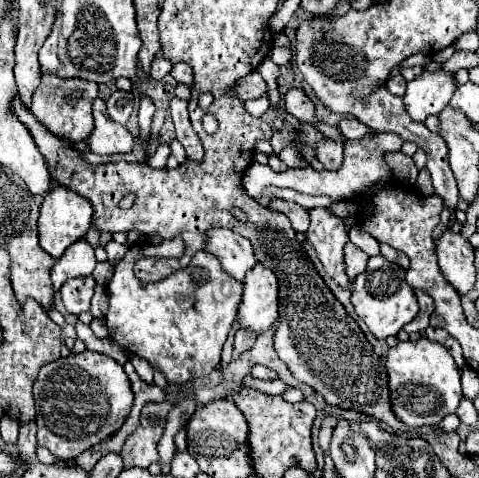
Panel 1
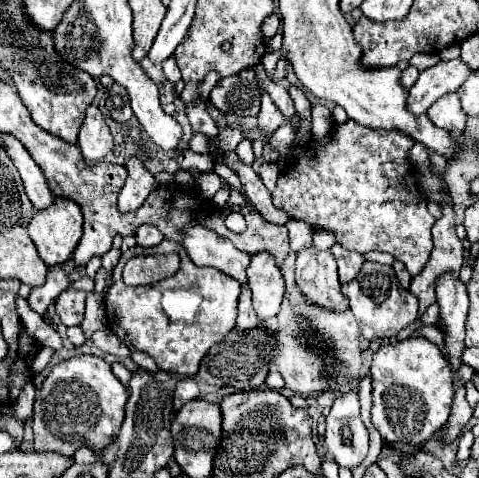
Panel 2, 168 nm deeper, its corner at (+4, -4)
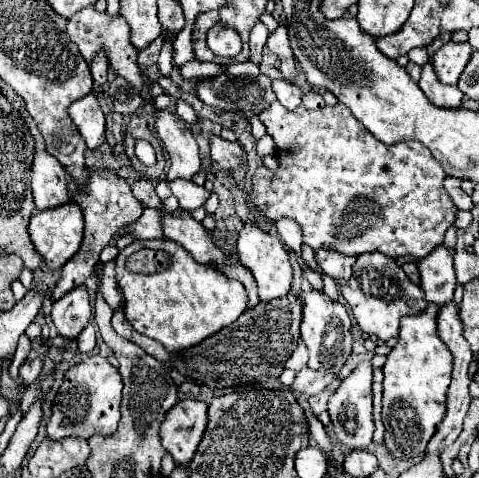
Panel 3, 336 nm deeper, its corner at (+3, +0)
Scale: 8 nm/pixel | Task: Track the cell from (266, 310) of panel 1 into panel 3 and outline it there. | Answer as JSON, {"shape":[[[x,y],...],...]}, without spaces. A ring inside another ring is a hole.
{"shape":[[[246,223],[244,229],[240,231],[236,253],[240,257],[240,263],[244,263],[244,267],[248,267],[252,271],[252,275],[258,283],[258,295],[262,301],[270,301],[280,295],[288,295],[290,285],[292,285],[290,255],[284,249],[284,243],[276,235],[270,235],[270,233],[262,231],[260,227]]]}

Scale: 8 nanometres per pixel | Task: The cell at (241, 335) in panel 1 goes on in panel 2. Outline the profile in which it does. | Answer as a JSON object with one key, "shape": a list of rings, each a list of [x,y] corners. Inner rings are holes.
{"shape":[[[249,287],[241,289],[241,297],[239,297],[239,315],[237,315],[237,331],[249,331],[259,327],[259,319],[251,307],[251,291]]]}

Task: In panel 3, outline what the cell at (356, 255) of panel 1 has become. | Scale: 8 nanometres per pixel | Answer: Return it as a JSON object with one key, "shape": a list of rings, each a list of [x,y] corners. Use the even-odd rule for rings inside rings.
{"shape":[[[320,249],[314,255],[318,267],[330,275],[332,279],[340,281],[340,279],[350,279],[352,277],[352,265],[354,265],[354,257],[346,257],[346,255],[338,255],[338,251],[328,251],[328,249]]]}

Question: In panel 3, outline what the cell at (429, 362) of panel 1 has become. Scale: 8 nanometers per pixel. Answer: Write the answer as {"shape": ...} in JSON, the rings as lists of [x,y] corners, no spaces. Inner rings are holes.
{"shape":[[[428,305],[422,315],[404,317],[398,343],[384,365],[384,447],[394,459],[420,457],[432,439],[436,425],[444,419],[444,399],[450,383],[452,357],[436,331],[440,307]]]}

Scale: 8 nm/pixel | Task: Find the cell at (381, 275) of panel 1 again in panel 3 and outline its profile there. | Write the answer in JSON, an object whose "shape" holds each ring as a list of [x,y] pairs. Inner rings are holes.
{"shape":[[[378,251],[362,253],[356,259],[352,267],[352,277],[348,281],[340,281],[340,293],[350,305],[360,329],[378,341],[398,337],[400,319],[406,315],[416,315],[428,305],[424,299],[424,291],[408,279],[402,267],[392,257],[386,257]]]}

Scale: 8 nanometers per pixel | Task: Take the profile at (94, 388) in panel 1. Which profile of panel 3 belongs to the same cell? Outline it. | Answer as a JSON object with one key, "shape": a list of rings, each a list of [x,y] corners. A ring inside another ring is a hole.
{"shape":[[[94,355],[88,357],[74,367],[70,367],[64,375],[64,383],[54,399],[52,417],[48,421],[48,437],[64,439],[64,437],[92,437],[96,433],[112,435],[120,421],[120,397],[122,397],[122,379],[116,367],[108,363],[106,357]]]}

